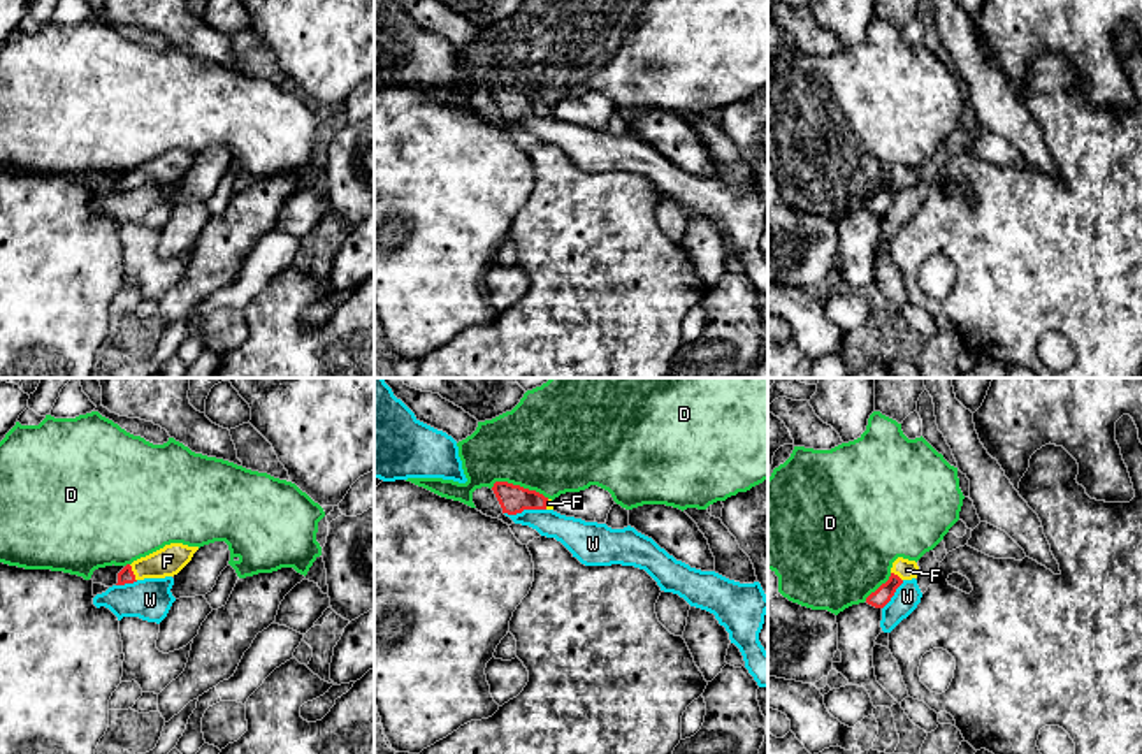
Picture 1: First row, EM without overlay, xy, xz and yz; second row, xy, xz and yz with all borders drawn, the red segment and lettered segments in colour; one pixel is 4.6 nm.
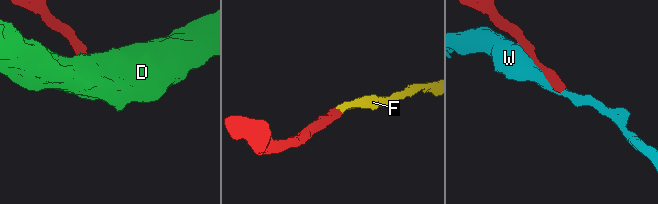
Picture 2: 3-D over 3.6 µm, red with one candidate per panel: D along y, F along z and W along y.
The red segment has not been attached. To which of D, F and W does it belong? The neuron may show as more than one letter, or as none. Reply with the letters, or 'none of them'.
F

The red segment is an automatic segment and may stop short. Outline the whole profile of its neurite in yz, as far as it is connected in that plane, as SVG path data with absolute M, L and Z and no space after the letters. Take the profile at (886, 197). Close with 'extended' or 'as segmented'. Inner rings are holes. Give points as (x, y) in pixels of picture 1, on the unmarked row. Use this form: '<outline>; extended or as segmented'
M898 163L893 169L889 186L885 190L882 190L875 199L871 199L866 204L866 209L875 213L875 214L884 214L891 207L891 204L894 202L896 195L905 186L917 185L917 181L919 181L919 172L915 167Z; extended

